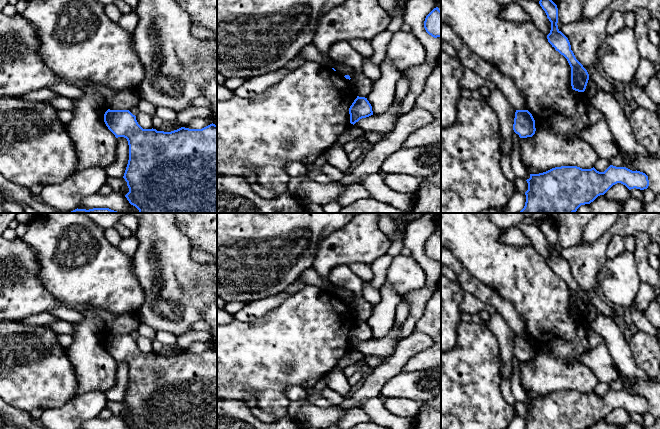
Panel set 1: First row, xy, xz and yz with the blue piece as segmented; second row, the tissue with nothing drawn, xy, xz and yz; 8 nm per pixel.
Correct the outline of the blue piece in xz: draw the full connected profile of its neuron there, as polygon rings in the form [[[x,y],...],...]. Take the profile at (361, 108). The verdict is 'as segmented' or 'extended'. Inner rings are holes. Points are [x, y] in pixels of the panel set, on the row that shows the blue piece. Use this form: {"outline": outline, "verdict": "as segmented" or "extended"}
{"outline": [[[359,97],[354,100],[349,108],[350,123],[355,124],[362,118],[373,115],[372,106],[365,97]]], "verdict": "as segmented"}

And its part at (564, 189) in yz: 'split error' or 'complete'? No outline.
complete

